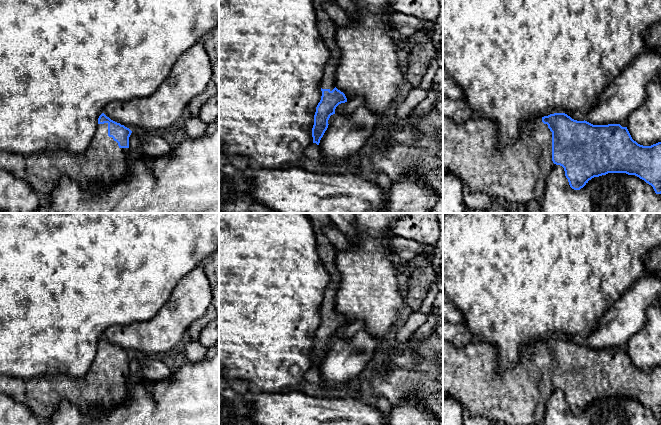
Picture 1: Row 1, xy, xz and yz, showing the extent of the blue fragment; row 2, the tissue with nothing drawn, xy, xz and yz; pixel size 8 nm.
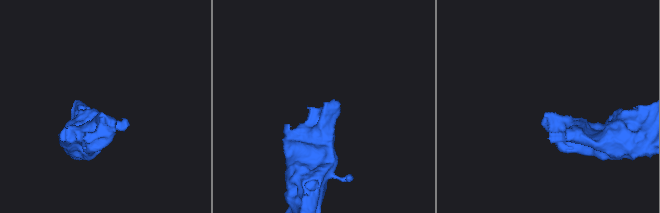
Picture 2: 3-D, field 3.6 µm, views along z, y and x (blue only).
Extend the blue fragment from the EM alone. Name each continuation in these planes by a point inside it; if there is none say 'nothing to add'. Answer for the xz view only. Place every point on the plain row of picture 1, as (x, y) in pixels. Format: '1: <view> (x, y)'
1: xz (325, 249)

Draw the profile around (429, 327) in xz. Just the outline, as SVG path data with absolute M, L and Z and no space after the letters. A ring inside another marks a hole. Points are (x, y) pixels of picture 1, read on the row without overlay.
M432 311L429 314L426 322L415 331L411 340L412 341L414 341L415 339L421 339L422 340L422 339L429 337L431 334L436 332L436 329L437 329L439 324L440 324L440 322L438 320L437 316Z

